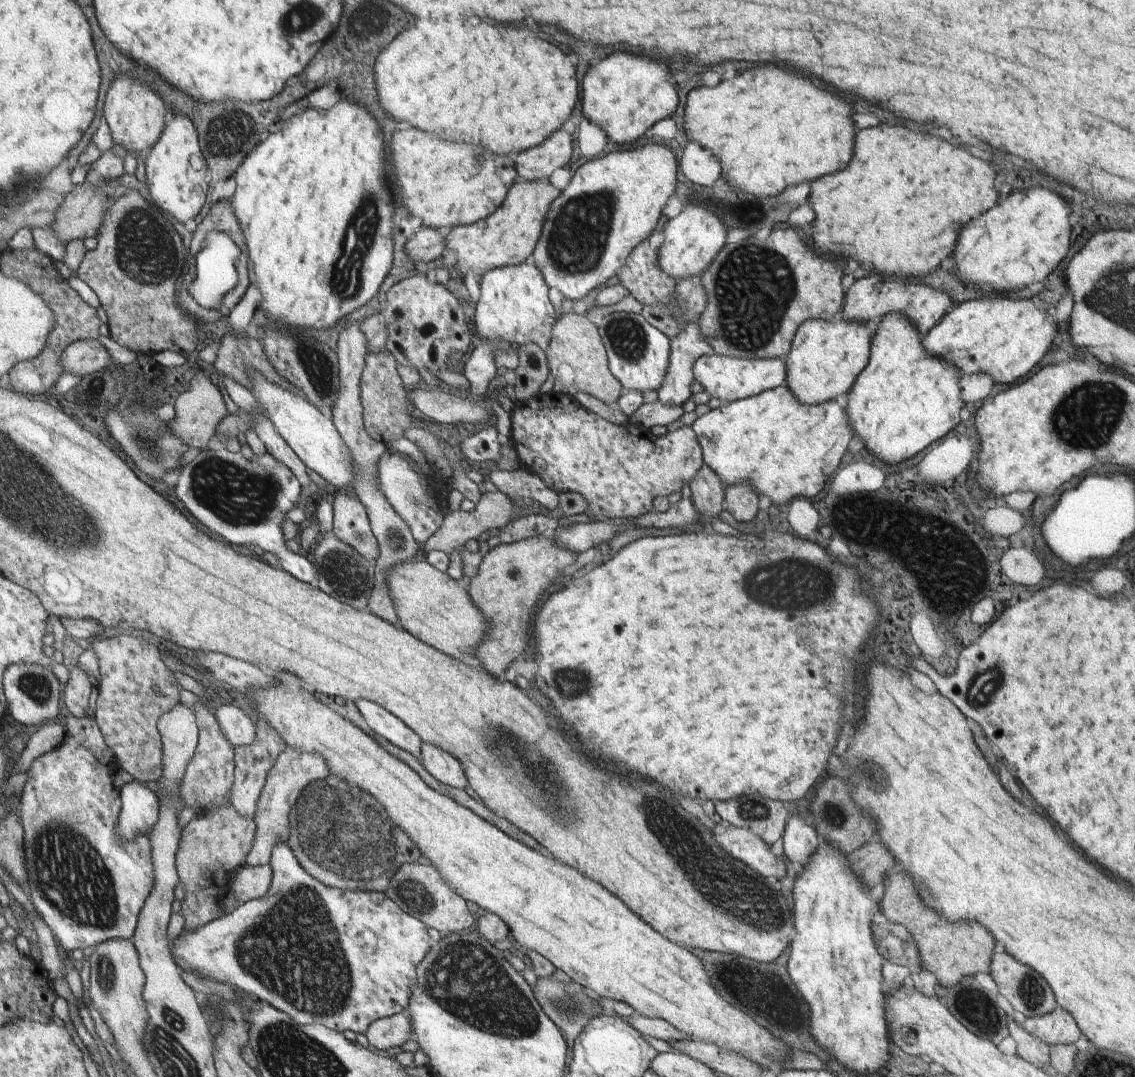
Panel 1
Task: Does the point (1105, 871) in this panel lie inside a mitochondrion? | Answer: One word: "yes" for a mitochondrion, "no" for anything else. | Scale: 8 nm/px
no

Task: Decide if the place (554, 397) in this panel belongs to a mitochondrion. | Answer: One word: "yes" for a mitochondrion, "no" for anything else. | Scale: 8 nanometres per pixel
no

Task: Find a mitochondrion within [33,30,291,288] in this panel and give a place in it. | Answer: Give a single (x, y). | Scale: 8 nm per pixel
(226, 137)

